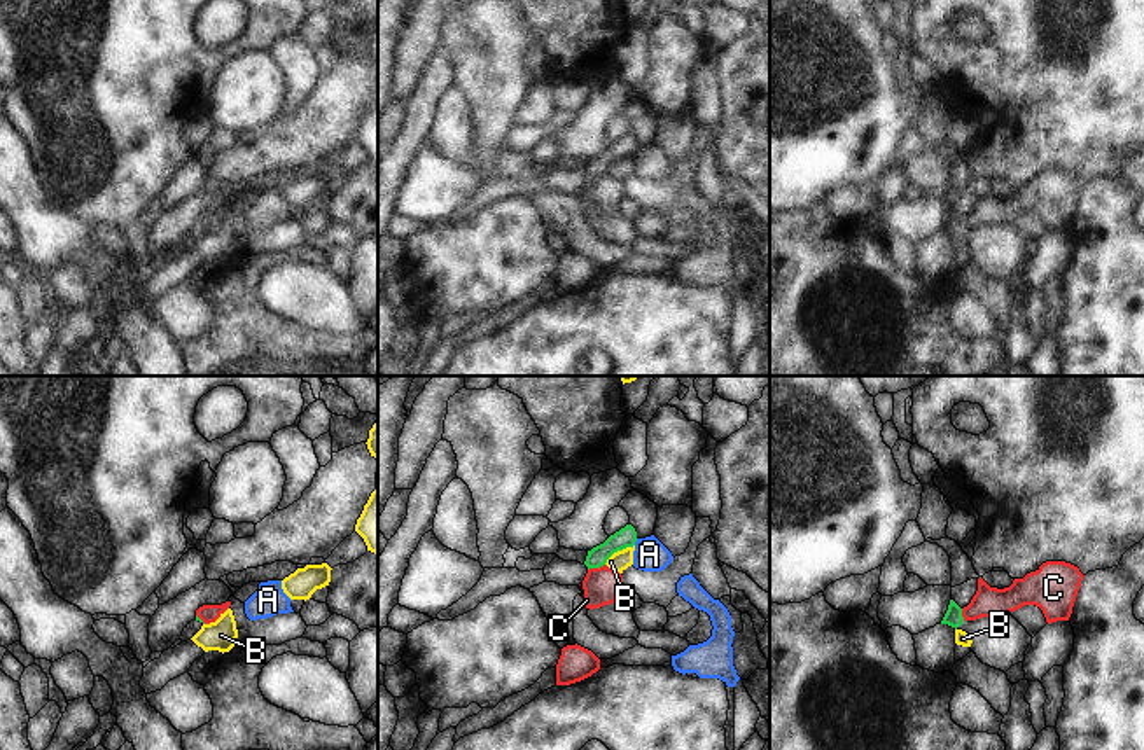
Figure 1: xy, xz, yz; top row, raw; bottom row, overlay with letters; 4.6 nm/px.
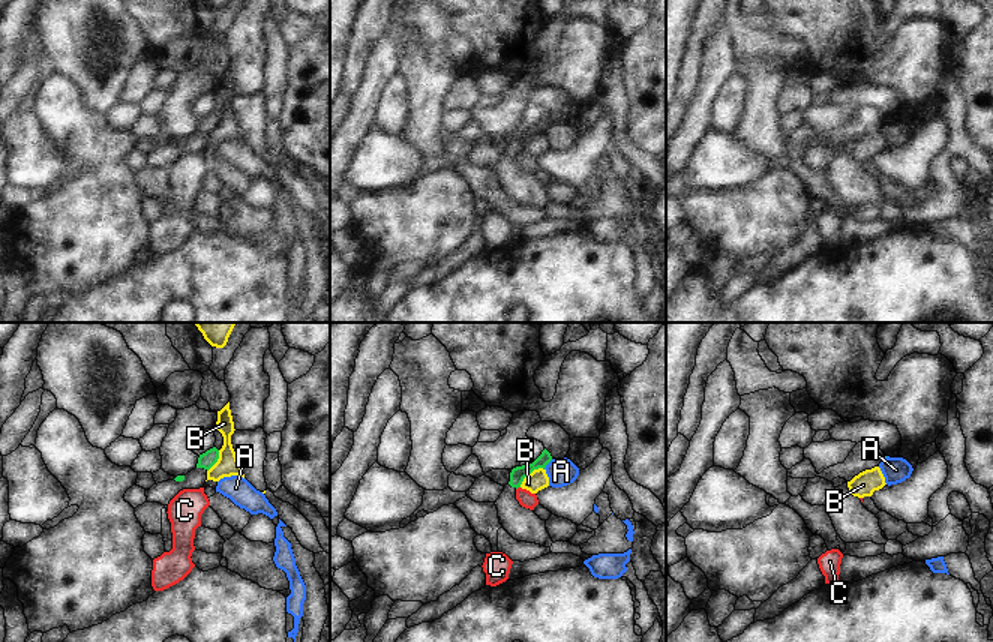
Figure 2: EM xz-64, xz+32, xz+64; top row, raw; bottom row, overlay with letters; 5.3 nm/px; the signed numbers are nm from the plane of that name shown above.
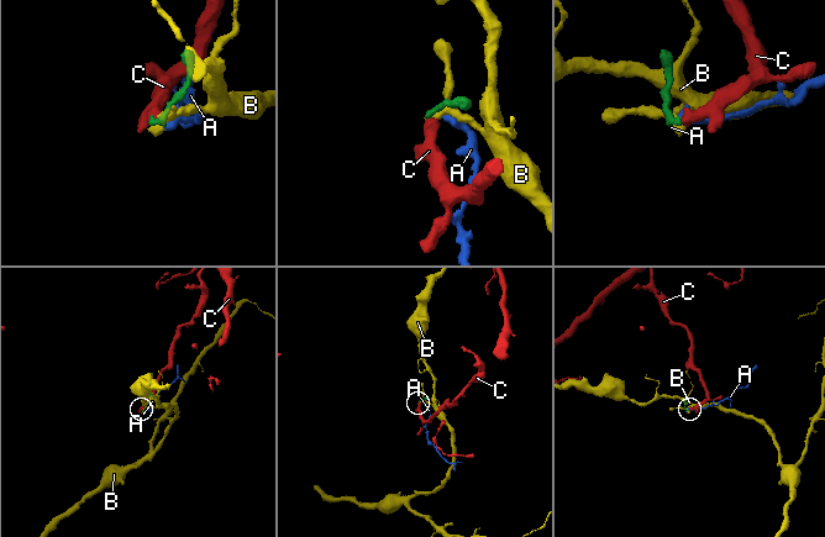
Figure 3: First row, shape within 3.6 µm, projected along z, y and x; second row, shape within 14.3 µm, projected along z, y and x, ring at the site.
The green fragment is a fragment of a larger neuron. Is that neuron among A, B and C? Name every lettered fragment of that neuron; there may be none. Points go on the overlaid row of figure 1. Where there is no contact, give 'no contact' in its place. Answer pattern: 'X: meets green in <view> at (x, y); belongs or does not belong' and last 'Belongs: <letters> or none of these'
A: meets green in xz at (635, 541); does not belong
B: meets green in xz at (618, 549); does not belong
C: meets green in xz at (595, 567); does not belong
Belongs: none of these

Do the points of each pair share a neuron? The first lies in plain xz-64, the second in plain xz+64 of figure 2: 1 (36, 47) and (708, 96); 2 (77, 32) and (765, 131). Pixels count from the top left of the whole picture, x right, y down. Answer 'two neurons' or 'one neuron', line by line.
1: two neurons
2: one neuron

